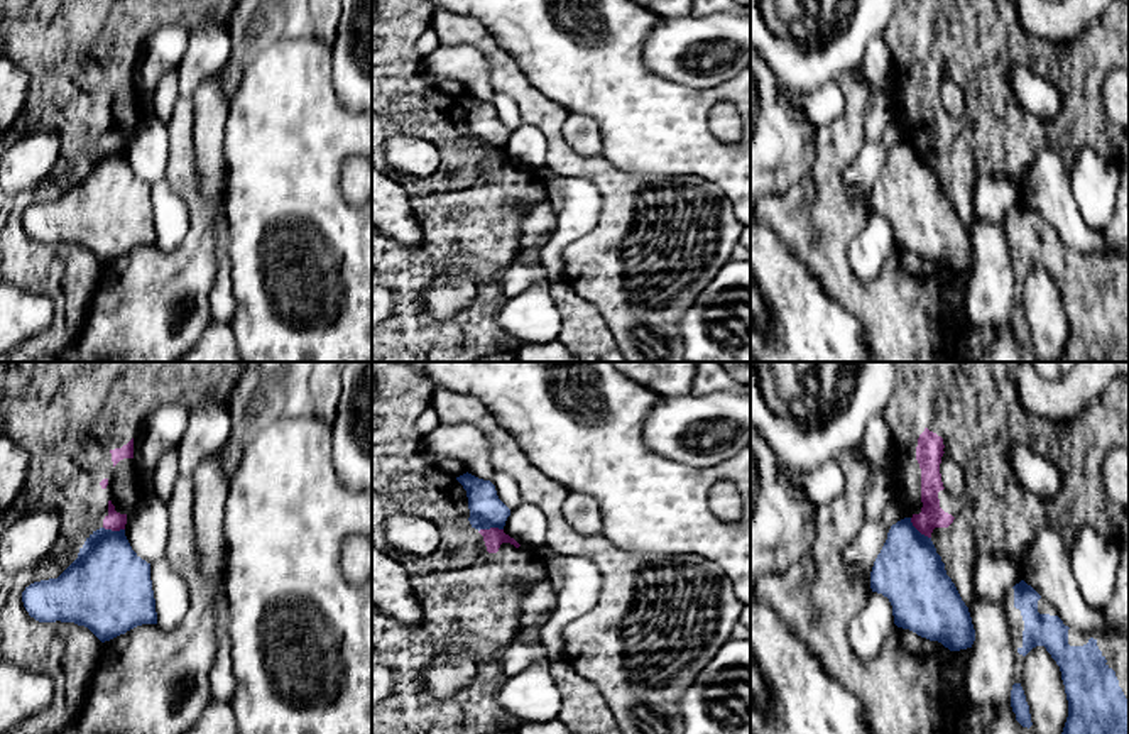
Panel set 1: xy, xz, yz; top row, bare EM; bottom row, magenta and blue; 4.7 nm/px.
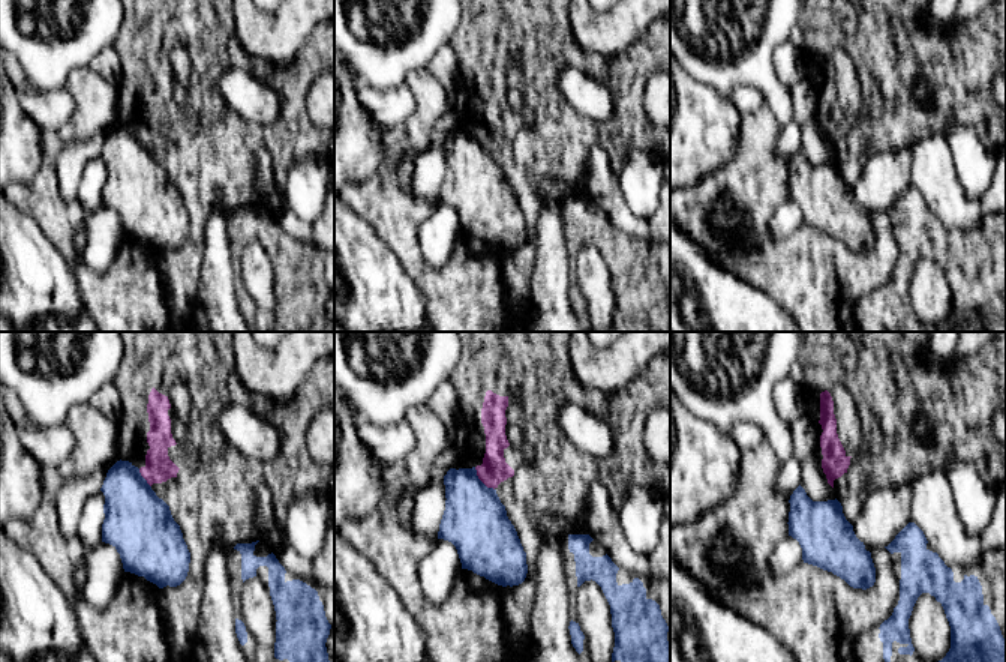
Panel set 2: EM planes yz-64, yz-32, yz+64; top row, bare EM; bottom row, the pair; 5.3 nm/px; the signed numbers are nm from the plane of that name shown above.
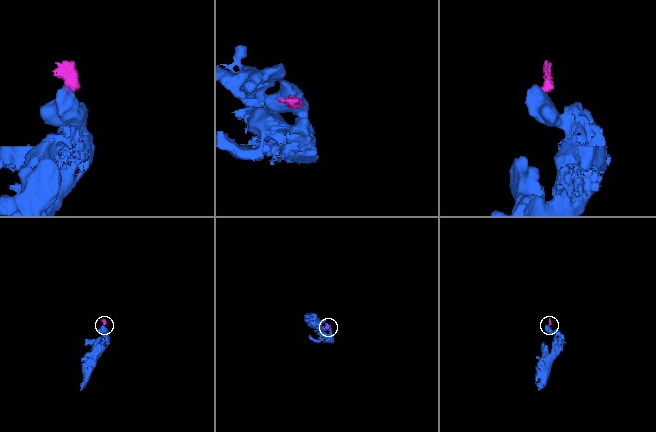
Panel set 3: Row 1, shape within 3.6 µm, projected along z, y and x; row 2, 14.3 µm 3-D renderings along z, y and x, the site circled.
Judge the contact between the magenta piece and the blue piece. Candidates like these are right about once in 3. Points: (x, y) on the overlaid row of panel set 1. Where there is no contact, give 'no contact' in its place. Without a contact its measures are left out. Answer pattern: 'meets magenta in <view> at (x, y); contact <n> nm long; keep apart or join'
meets magenta in yz at (918, 530); contact 140 nm long; keep apart

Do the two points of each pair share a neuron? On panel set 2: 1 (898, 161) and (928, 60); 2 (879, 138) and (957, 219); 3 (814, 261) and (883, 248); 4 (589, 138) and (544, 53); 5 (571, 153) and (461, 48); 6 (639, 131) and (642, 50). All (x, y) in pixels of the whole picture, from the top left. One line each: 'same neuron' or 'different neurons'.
1: different neurons
2: different neurons
3: same neuron
4: same neuron
5: same neuron
6: same neuron

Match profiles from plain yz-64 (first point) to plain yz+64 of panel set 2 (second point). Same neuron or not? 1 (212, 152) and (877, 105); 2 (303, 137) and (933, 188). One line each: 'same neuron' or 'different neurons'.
1: same neuron
2: different neurons

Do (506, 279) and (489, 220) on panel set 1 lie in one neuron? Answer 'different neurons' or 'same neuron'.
different neurons

